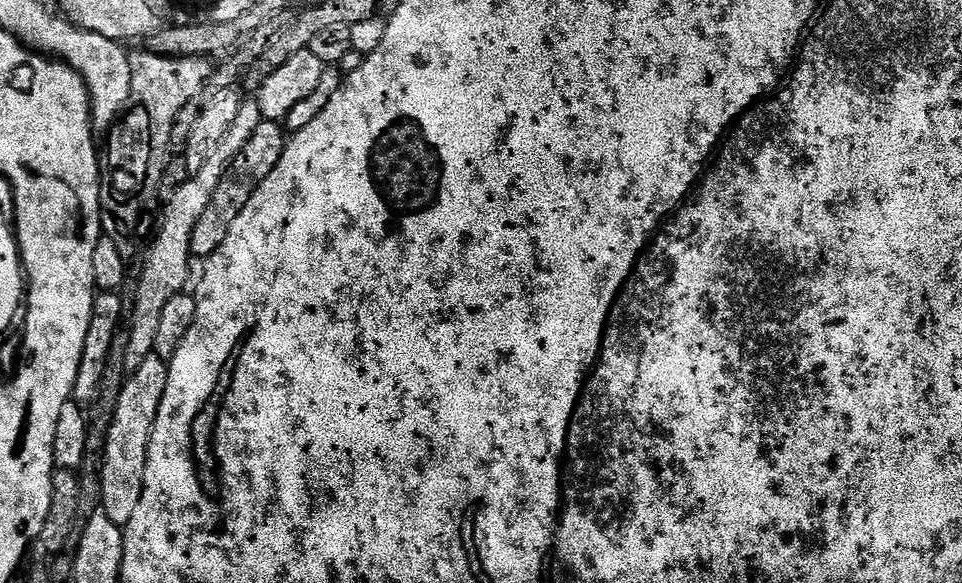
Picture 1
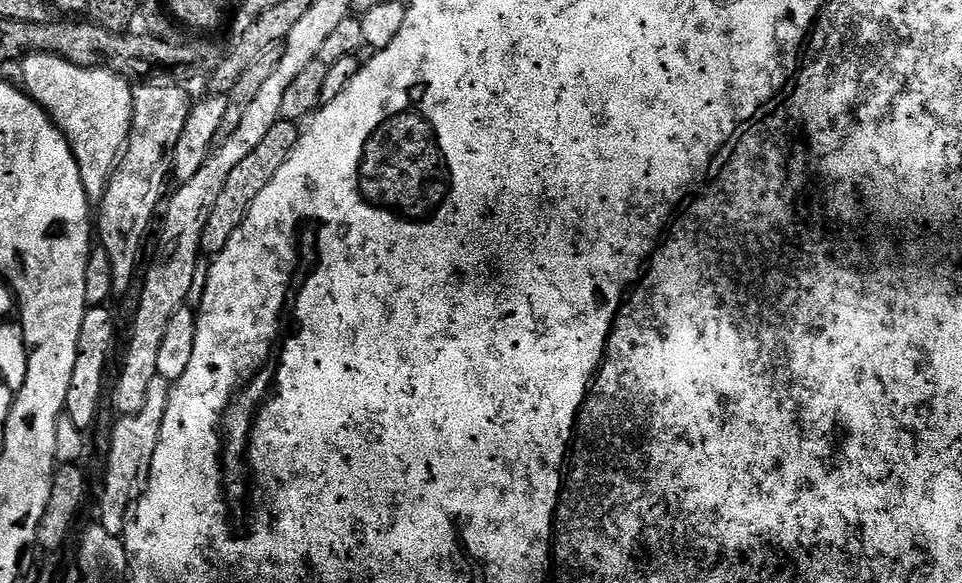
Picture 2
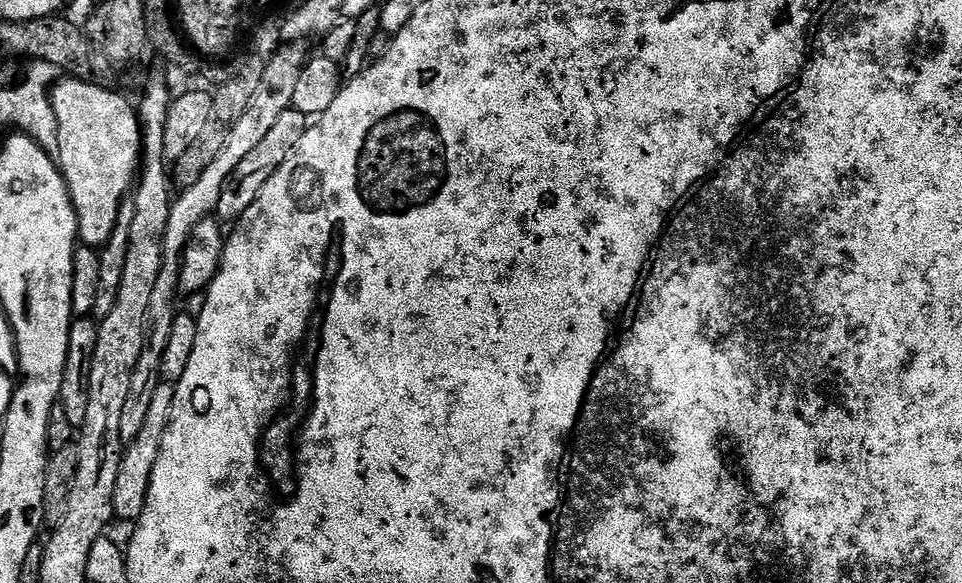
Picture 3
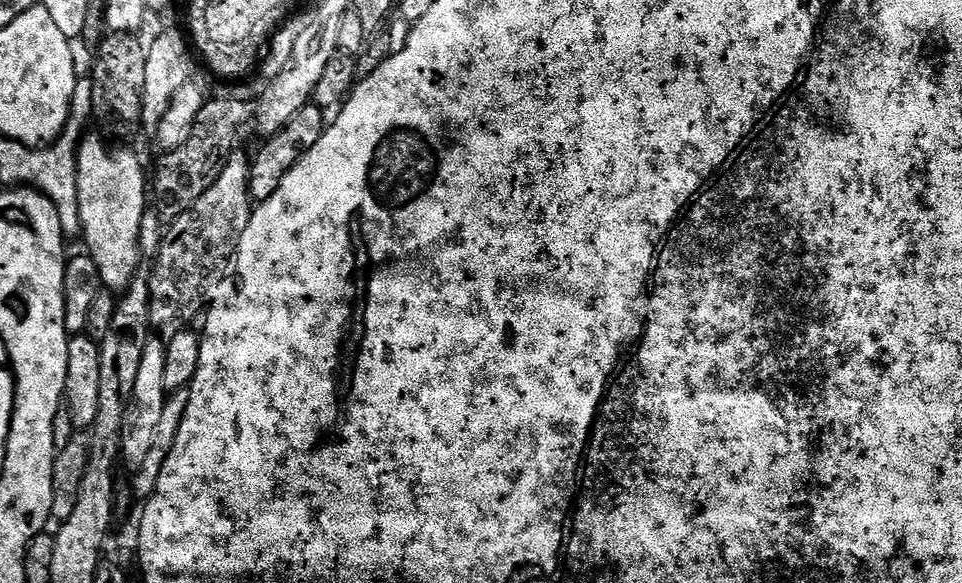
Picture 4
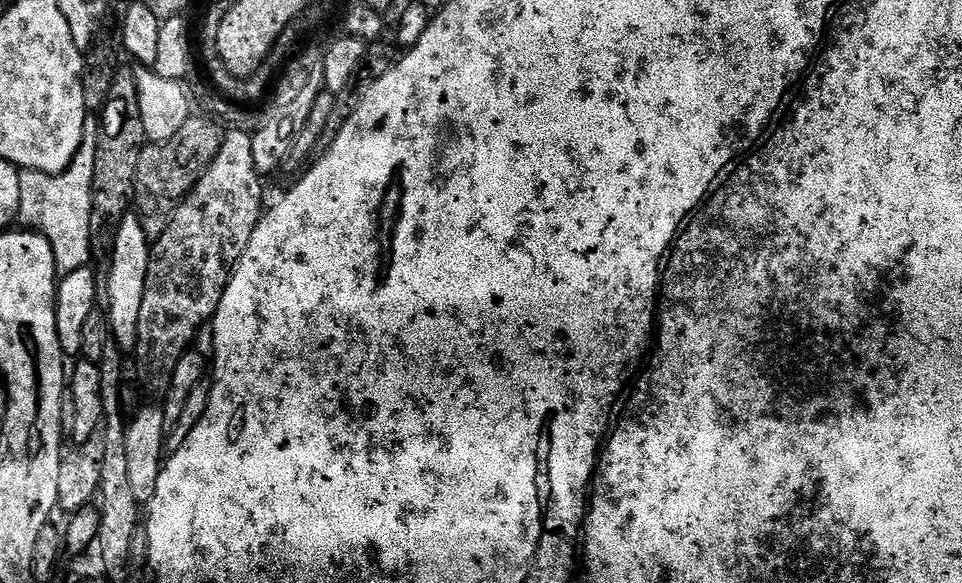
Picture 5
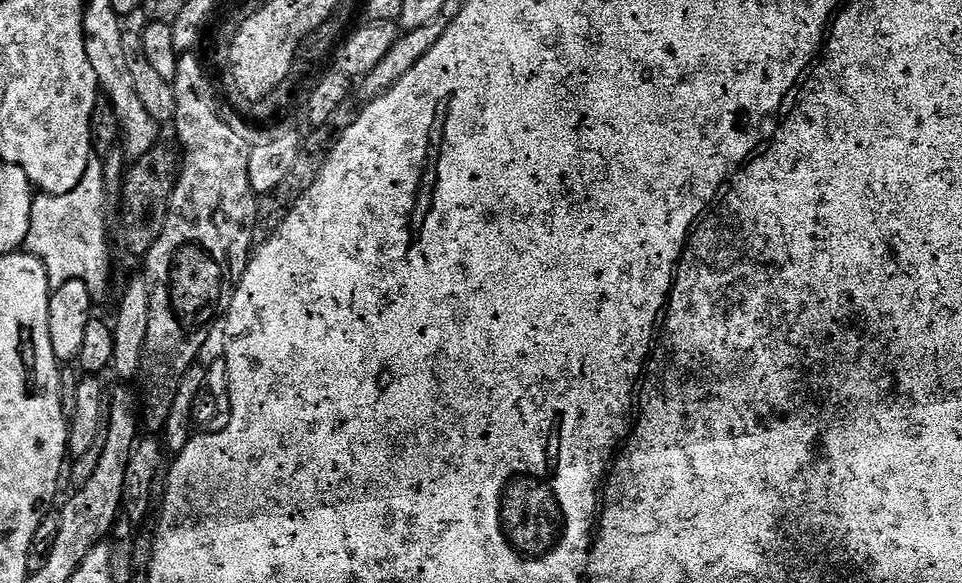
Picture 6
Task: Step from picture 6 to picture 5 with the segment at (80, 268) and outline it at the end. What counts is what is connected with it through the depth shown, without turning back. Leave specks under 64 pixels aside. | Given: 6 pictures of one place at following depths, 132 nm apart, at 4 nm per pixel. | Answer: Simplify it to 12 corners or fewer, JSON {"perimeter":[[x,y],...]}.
{"perimeter":[[99,119],[58,174],[20,172],[17,221],[87,267]]}

